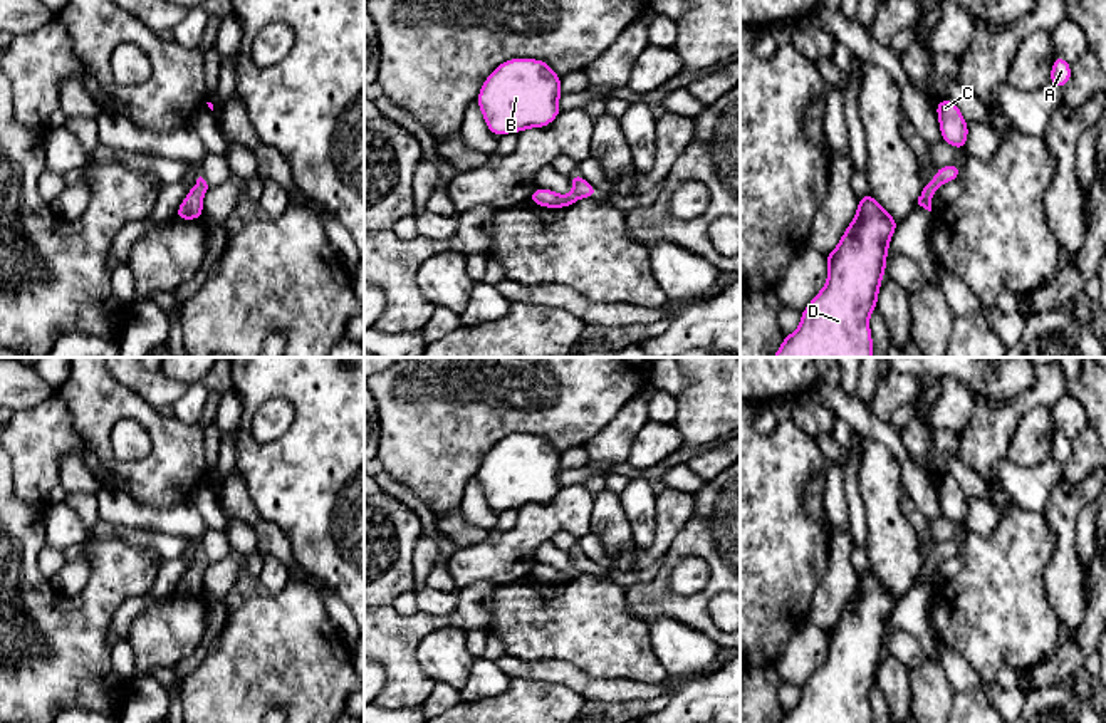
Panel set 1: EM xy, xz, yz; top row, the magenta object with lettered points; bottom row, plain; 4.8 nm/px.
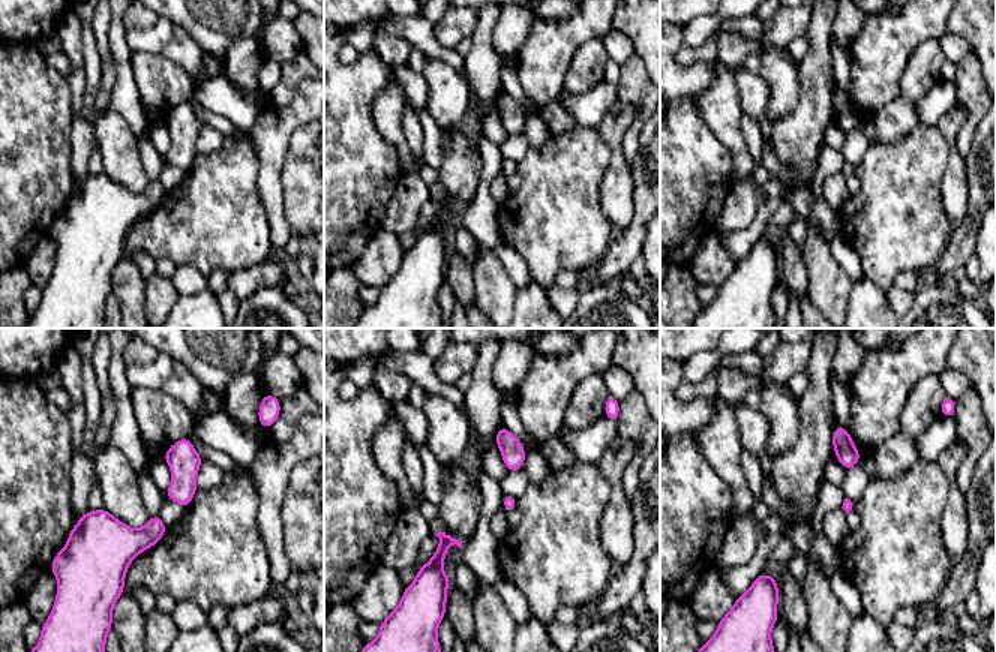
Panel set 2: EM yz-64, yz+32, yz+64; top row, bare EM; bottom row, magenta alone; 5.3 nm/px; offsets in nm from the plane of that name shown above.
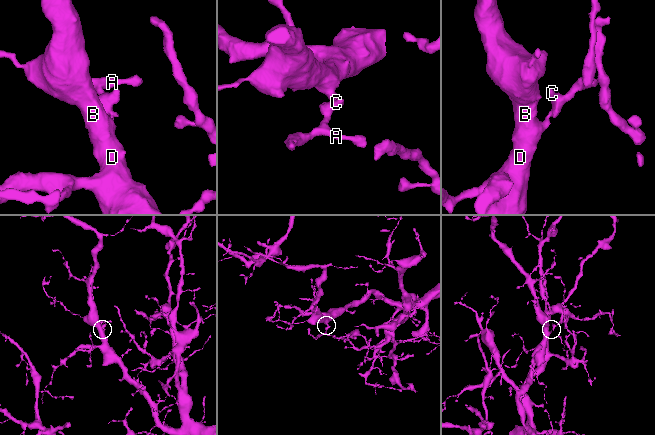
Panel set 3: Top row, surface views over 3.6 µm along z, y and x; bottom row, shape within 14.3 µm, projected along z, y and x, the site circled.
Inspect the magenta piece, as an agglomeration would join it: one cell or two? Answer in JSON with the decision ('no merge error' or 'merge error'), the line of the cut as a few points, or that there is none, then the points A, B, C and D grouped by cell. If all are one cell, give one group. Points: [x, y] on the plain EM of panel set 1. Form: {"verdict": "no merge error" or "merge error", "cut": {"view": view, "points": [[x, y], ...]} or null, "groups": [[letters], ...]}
{"verdict": "no merge error", "cut": null, "groups": [["A", "B", "C", "D"]]}

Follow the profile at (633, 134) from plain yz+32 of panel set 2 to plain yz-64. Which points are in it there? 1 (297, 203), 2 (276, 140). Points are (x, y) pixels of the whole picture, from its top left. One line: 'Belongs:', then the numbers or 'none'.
Belongs: 1

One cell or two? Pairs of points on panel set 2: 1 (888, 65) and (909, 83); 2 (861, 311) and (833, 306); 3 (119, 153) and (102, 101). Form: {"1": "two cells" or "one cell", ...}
{"1": "two cells", "2": "two cells", "3": "two cells"}

